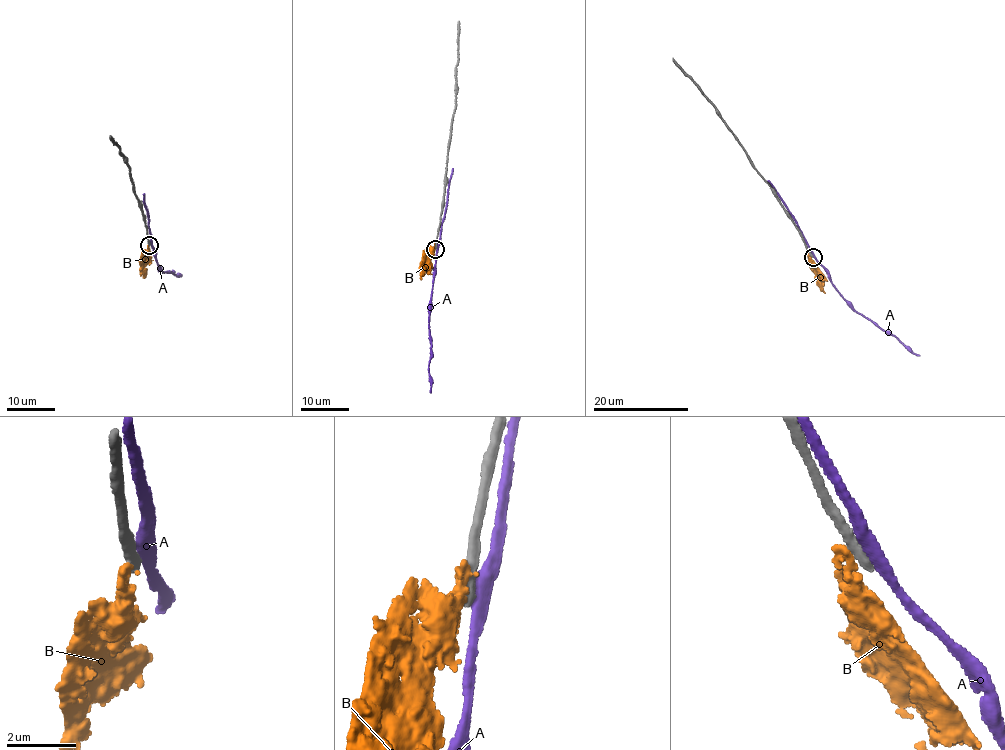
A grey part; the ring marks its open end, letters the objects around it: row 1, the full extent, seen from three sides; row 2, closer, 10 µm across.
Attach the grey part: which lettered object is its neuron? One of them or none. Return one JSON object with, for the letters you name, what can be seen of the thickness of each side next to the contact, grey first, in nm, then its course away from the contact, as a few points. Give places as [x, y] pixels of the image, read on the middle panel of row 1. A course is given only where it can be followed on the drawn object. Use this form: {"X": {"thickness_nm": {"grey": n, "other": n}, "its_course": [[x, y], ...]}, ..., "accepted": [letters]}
{"accepted": []}

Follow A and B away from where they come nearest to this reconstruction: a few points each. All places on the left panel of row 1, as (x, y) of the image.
A: (150, 243), (162, 272), (171, 270), (180, 275)
B: (148, 244), (148, 254), (143, 263), (145, 277)

